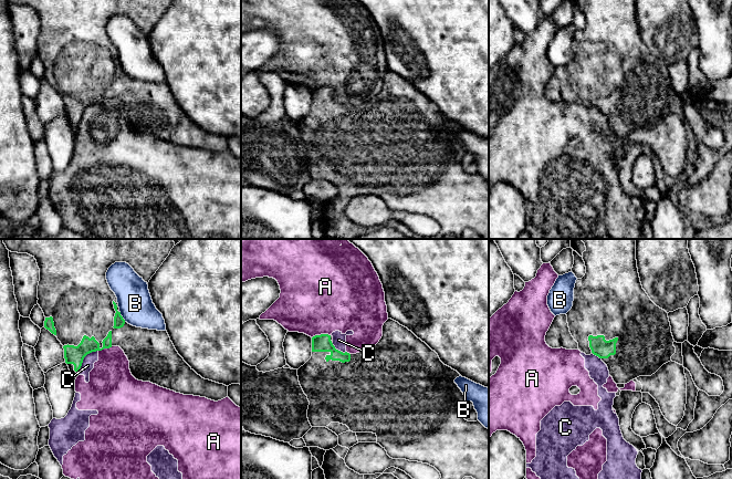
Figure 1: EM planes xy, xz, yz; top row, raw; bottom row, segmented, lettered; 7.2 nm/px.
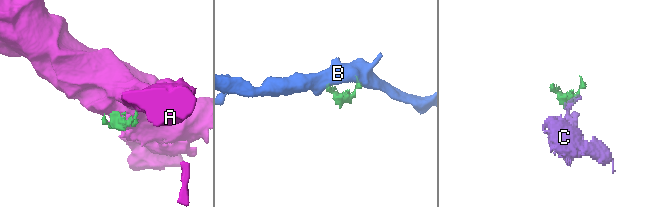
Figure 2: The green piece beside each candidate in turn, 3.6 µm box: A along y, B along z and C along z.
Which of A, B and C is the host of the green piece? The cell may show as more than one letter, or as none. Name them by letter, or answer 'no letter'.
no letter

